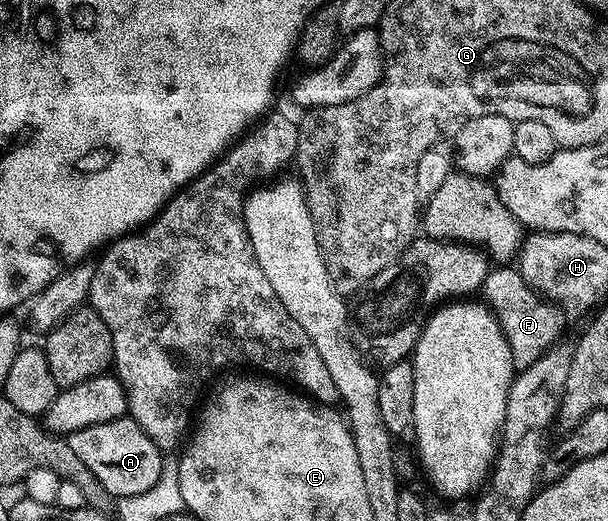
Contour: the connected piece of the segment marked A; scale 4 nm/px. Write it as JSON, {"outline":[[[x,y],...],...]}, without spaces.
{"outline":[[[127,416],[115,422],[81,428],[77,432],[66,435],[66,440],[69,448],[77,452],[81,464],[85,464],[85,468],[89,468],[93,476],[97,476],[105,492],[109,492],[115,500],[149,492],[149,488],[157,484],[163,471],[164,451],[159,450],[157,444],[153,444],[153,440],[145,436],[143,429]]]}

